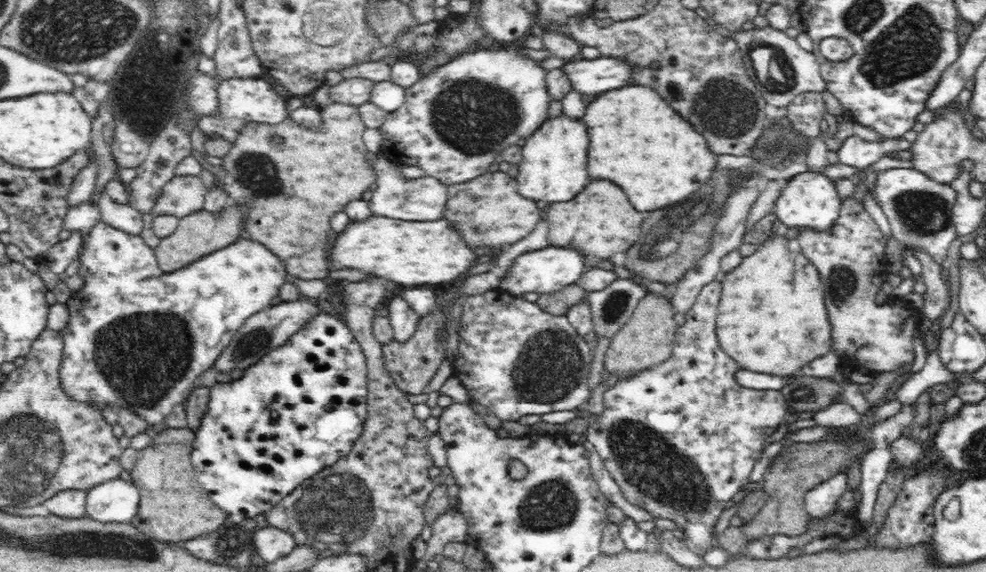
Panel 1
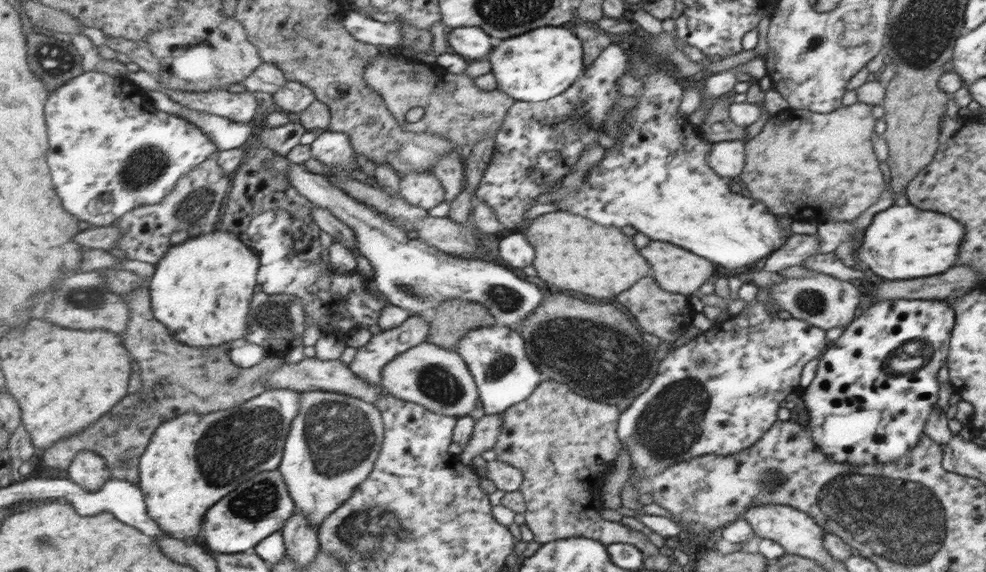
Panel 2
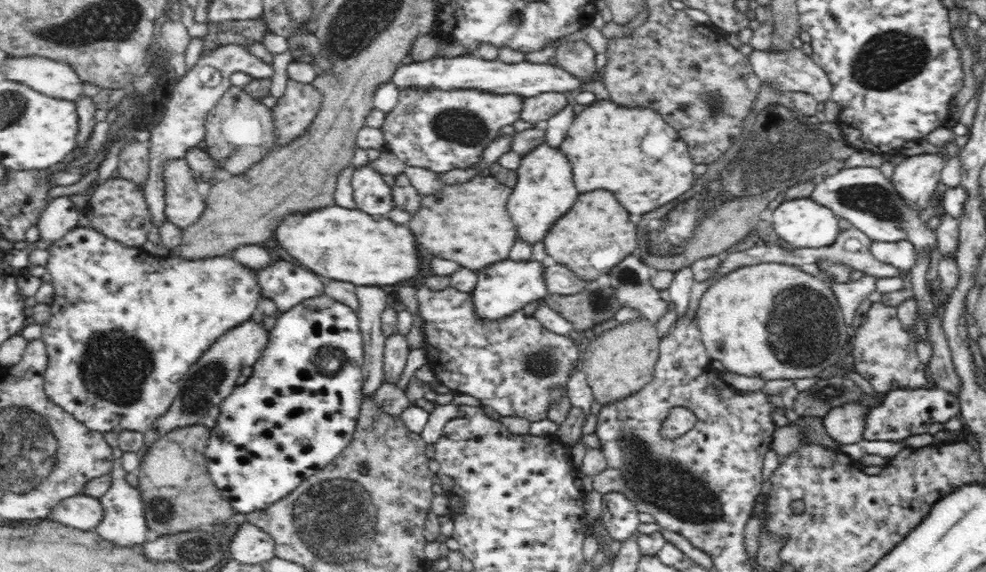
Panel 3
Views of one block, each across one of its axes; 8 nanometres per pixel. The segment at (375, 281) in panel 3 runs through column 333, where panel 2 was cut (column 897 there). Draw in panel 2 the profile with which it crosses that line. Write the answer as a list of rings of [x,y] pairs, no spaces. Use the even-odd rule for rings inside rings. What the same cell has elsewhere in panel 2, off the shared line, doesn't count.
[[[905,202],[878,212],[866,232],[868,244],[864,244],[864,264],[882,278],[908,280],[940,274],[952,268],[958,260],[958,248],[961,248],[966,227],[946,213],[927,211]]]

